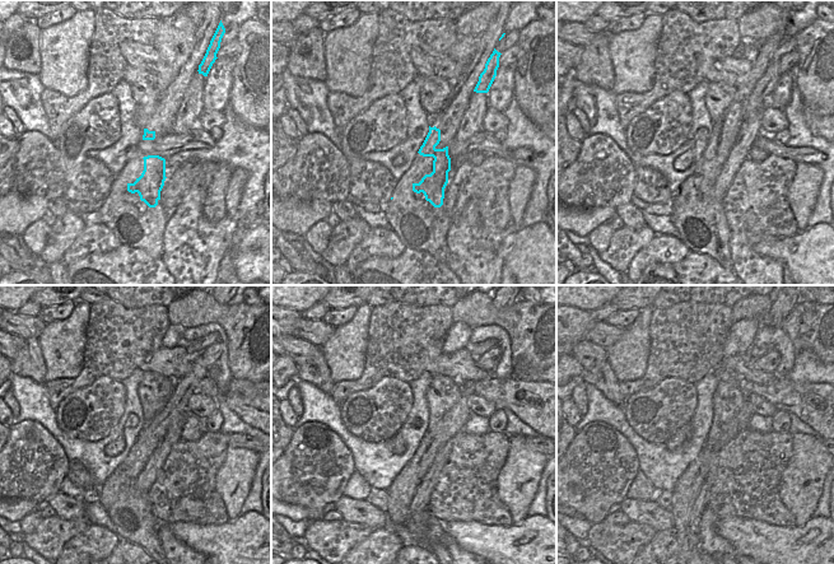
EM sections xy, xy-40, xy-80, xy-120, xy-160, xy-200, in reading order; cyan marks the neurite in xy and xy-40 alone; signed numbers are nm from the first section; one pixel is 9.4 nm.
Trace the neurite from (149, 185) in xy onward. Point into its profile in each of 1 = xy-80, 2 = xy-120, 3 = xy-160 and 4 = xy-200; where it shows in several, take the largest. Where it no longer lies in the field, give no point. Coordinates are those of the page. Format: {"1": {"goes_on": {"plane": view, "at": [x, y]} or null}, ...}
{"1": {"goes_on": {"plane": "xy-80", "at": [711, 150]}}, "2": {"goes_on": {"plane": "xy-120", "at": [153, 432]}}, "3": {"goes_on": {"plane": "xy-160", "at": [453, 420]}}, "4": {"goes_on": {"plane": "xy-200", "at": [683, 502]}}}

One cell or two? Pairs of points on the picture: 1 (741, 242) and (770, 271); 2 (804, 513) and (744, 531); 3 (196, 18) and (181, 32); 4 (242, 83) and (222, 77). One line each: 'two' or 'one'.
1: one
2: two
3: two
4: two

